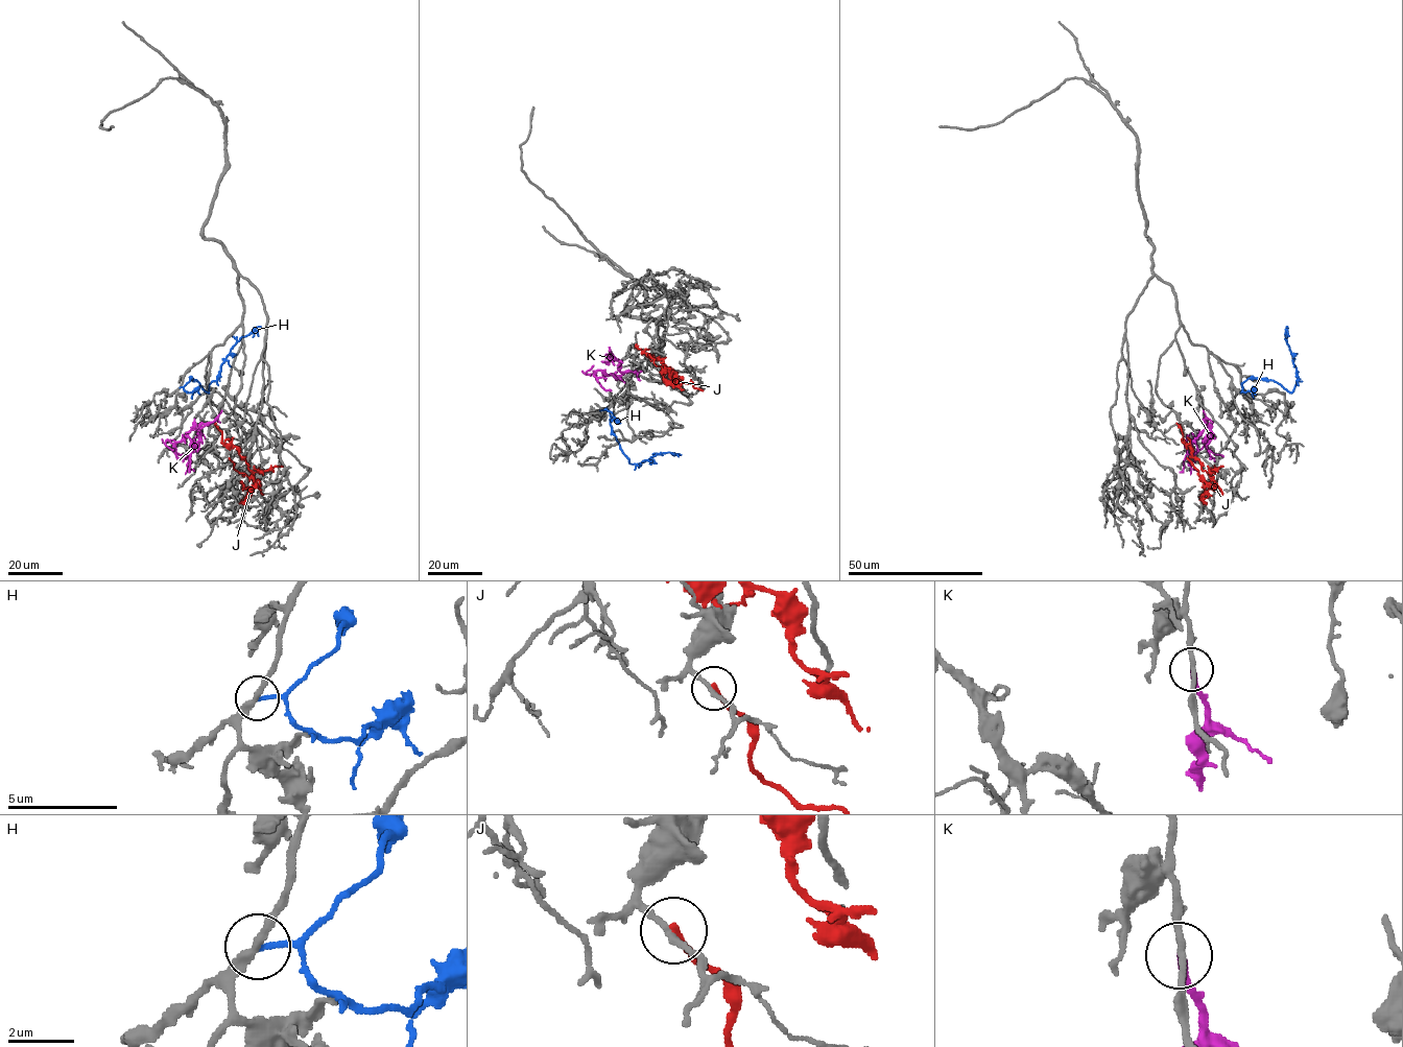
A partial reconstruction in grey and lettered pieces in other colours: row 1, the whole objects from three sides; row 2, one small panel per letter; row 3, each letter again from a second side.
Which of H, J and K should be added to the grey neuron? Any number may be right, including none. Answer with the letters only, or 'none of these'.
K

